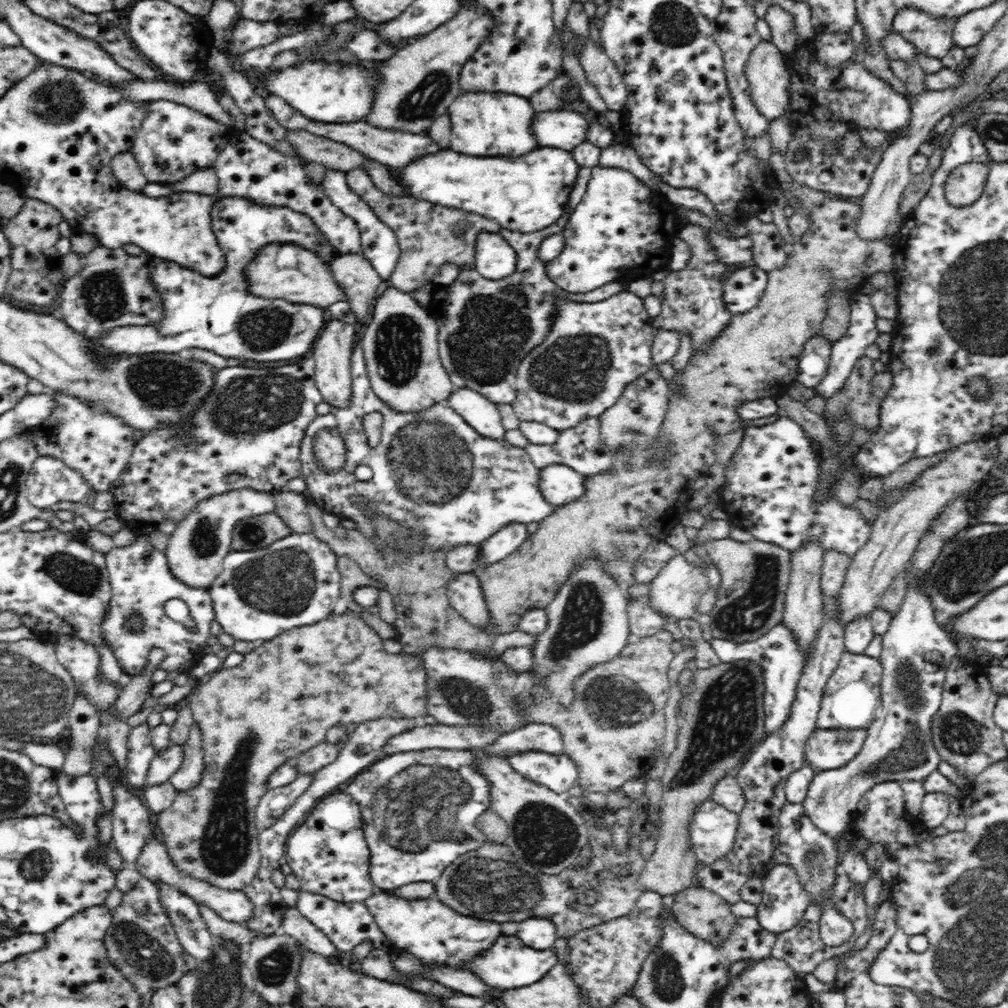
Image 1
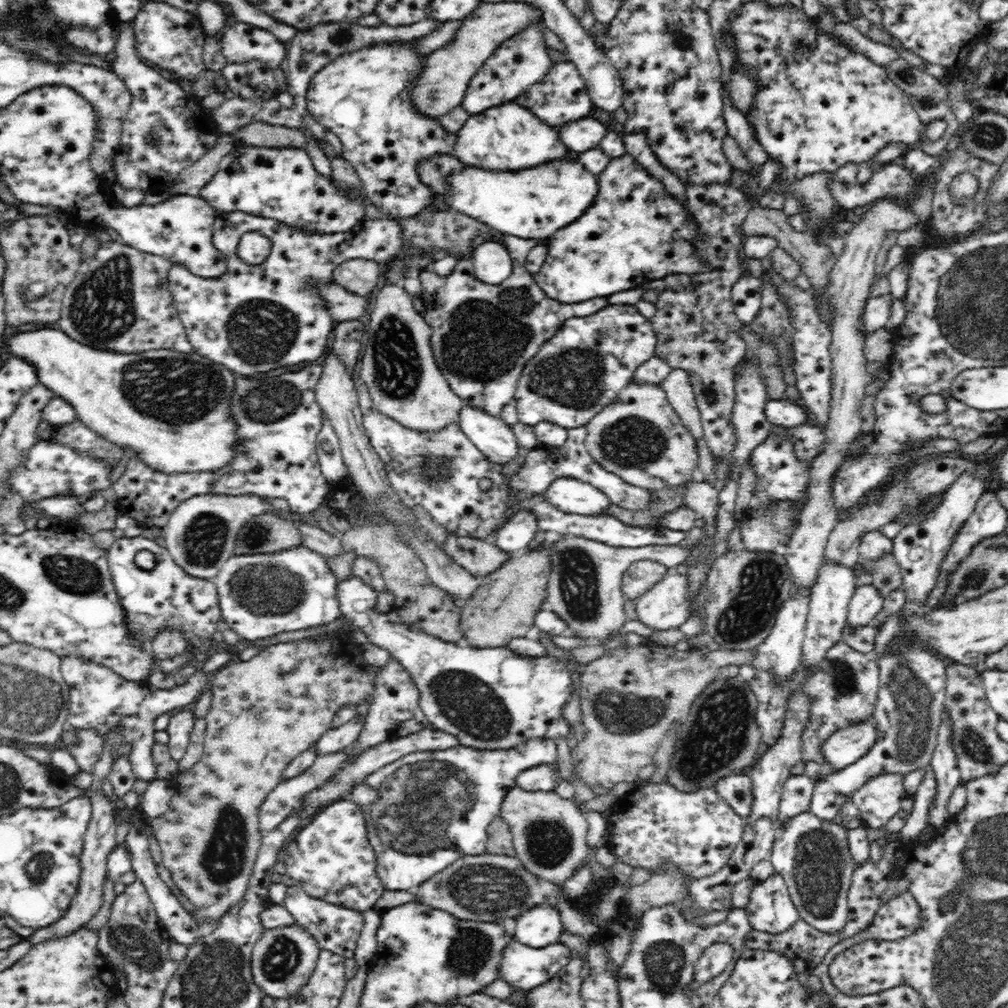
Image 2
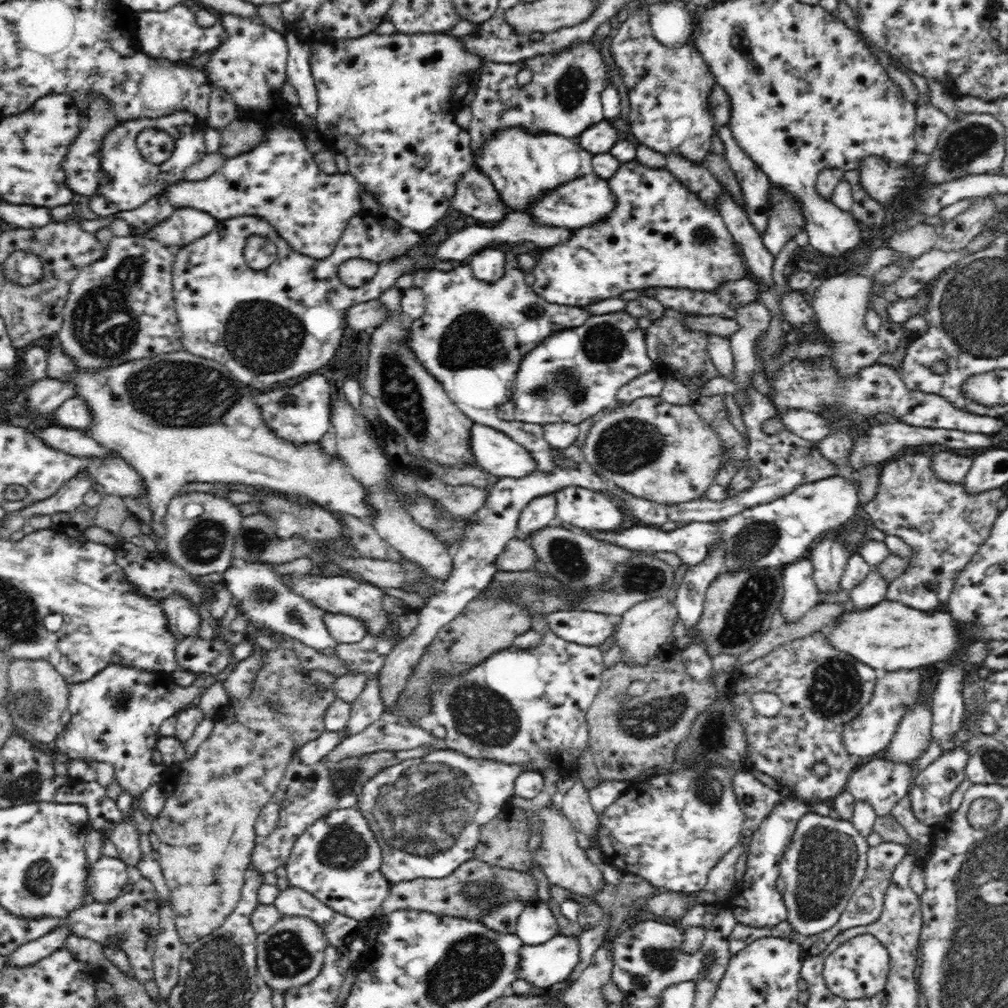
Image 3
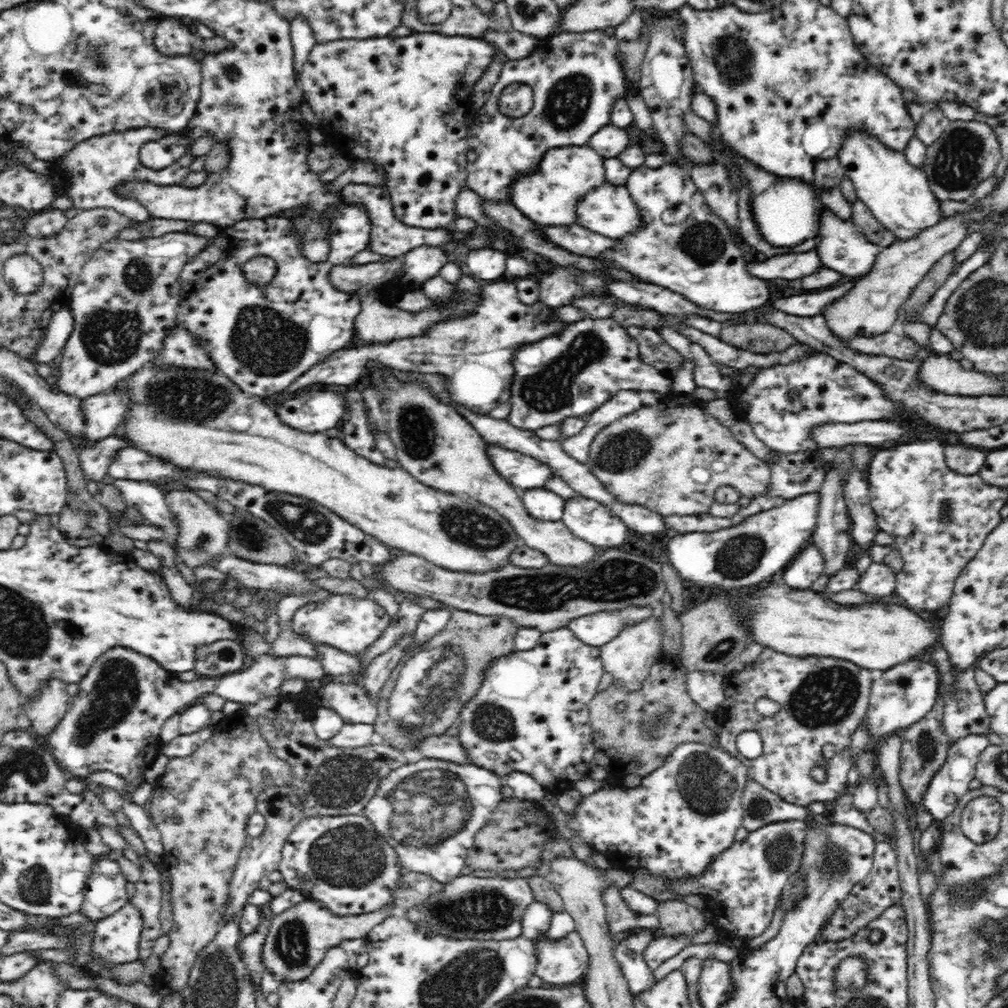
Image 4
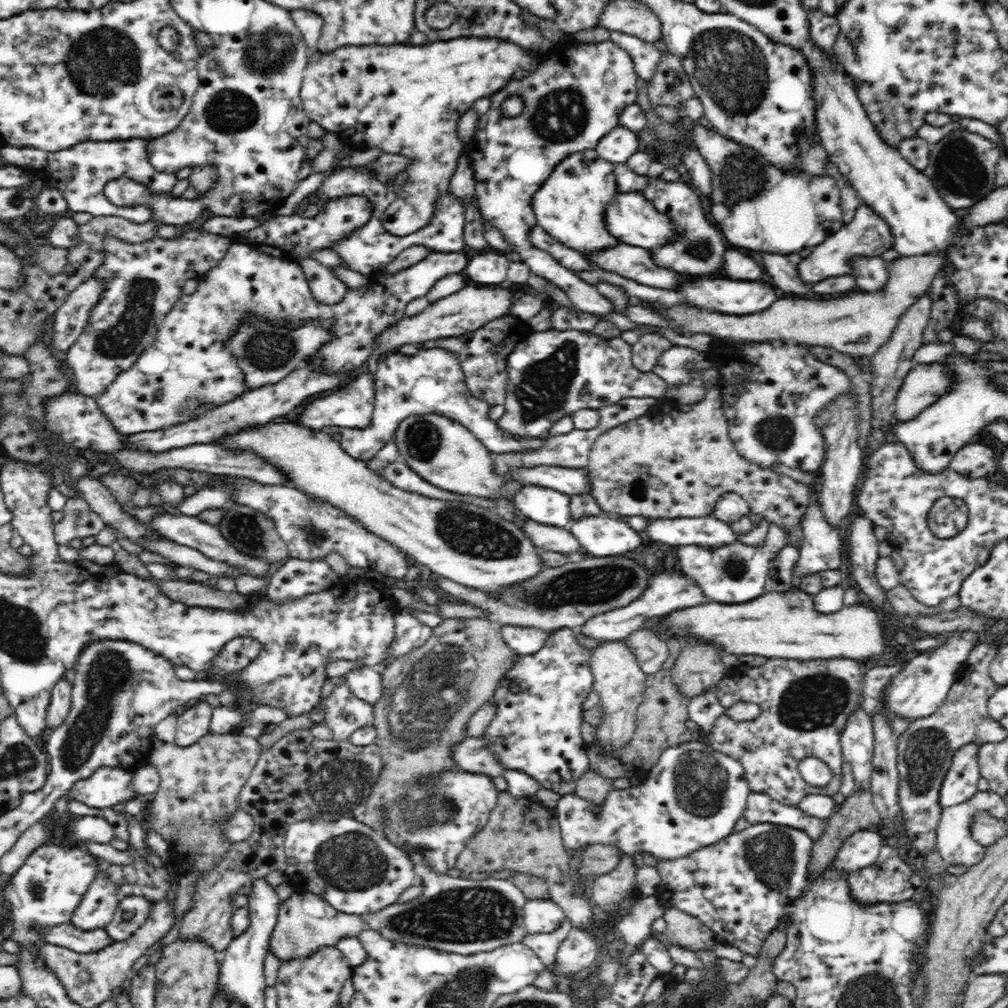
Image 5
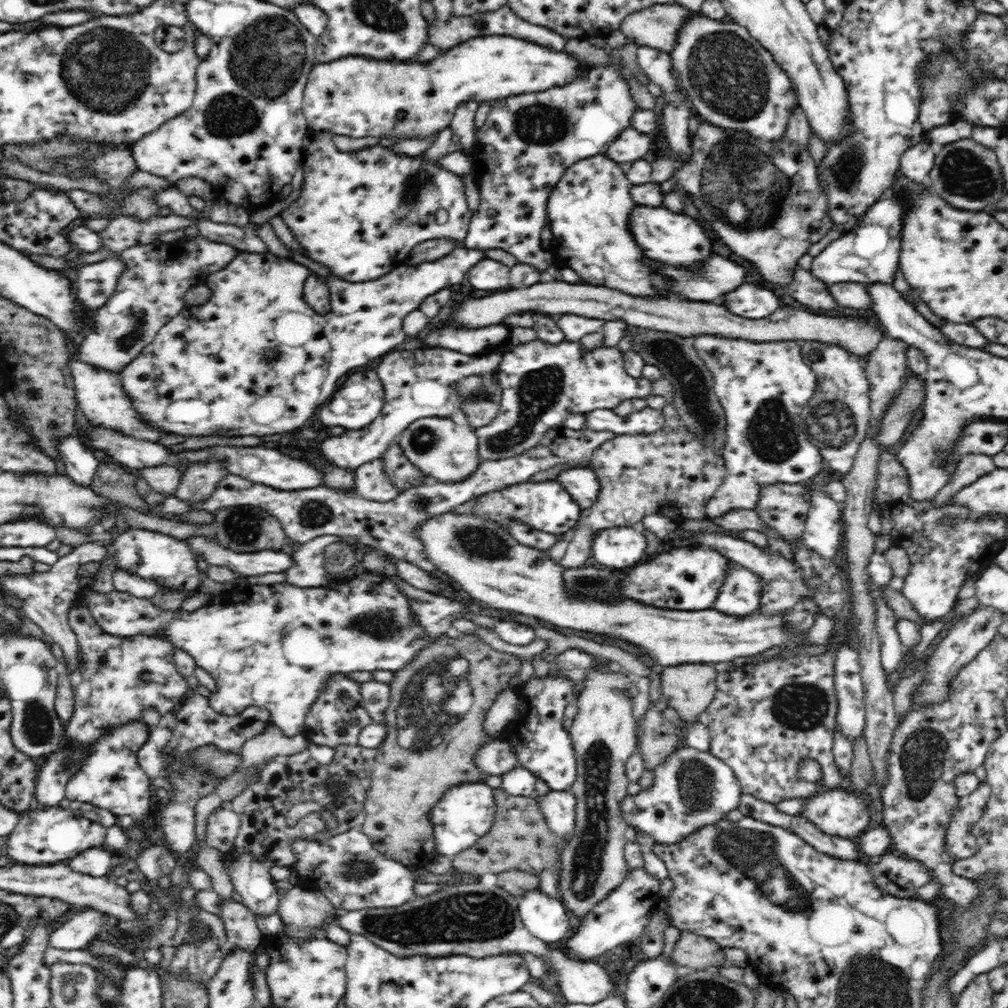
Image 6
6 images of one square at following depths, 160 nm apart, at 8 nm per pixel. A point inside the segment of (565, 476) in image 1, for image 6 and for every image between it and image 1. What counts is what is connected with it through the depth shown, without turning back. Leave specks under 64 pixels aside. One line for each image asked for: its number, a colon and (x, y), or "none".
2: (572, 496)
3: (589, 511)
4: (586, 518)
5: (602, 536)
6: (618, 547)

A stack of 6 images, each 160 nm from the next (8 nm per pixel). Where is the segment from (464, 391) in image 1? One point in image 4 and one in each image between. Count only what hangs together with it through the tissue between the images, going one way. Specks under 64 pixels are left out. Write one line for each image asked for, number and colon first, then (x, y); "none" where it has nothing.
2: (489, 434)
3: (495, 452)
4: (522, 471)

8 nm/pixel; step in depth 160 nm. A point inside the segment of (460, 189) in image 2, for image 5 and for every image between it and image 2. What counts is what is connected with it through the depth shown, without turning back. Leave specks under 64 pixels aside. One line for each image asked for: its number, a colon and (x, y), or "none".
3: (584, 201)
4: (609, 210)
5: (631, 218)

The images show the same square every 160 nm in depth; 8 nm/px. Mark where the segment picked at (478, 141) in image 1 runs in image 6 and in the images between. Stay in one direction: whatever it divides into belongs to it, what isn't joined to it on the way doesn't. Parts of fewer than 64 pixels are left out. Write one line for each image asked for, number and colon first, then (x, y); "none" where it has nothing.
2: (508, 136)
3: (523, 166)
4: (550, 196)
5: (570, 204)
6: (588, 210)

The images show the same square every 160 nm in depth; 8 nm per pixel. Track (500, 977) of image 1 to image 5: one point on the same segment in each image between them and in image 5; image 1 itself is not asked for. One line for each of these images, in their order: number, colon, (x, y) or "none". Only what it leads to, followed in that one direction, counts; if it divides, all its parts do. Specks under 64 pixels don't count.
2: (525, 967)
3: (544, 965)
4: (560, 961)
5: (578, 950)

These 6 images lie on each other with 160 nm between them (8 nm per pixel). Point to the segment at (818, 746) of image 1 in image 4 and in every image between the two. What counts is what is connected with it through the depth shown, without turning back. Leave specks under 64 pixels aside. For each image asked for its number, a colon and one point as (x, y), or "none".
2: (844, 747)
3: (872, 729)
4: (906, 693)

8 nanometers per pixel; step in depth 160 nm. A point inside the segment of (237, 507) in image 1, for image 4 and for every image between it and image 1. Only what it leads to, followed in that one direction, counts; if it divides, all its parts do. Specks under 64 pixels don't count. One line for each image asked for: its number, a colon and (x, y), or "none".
2: (201, 533)
3: (200, 528)
4: (203, 534)

